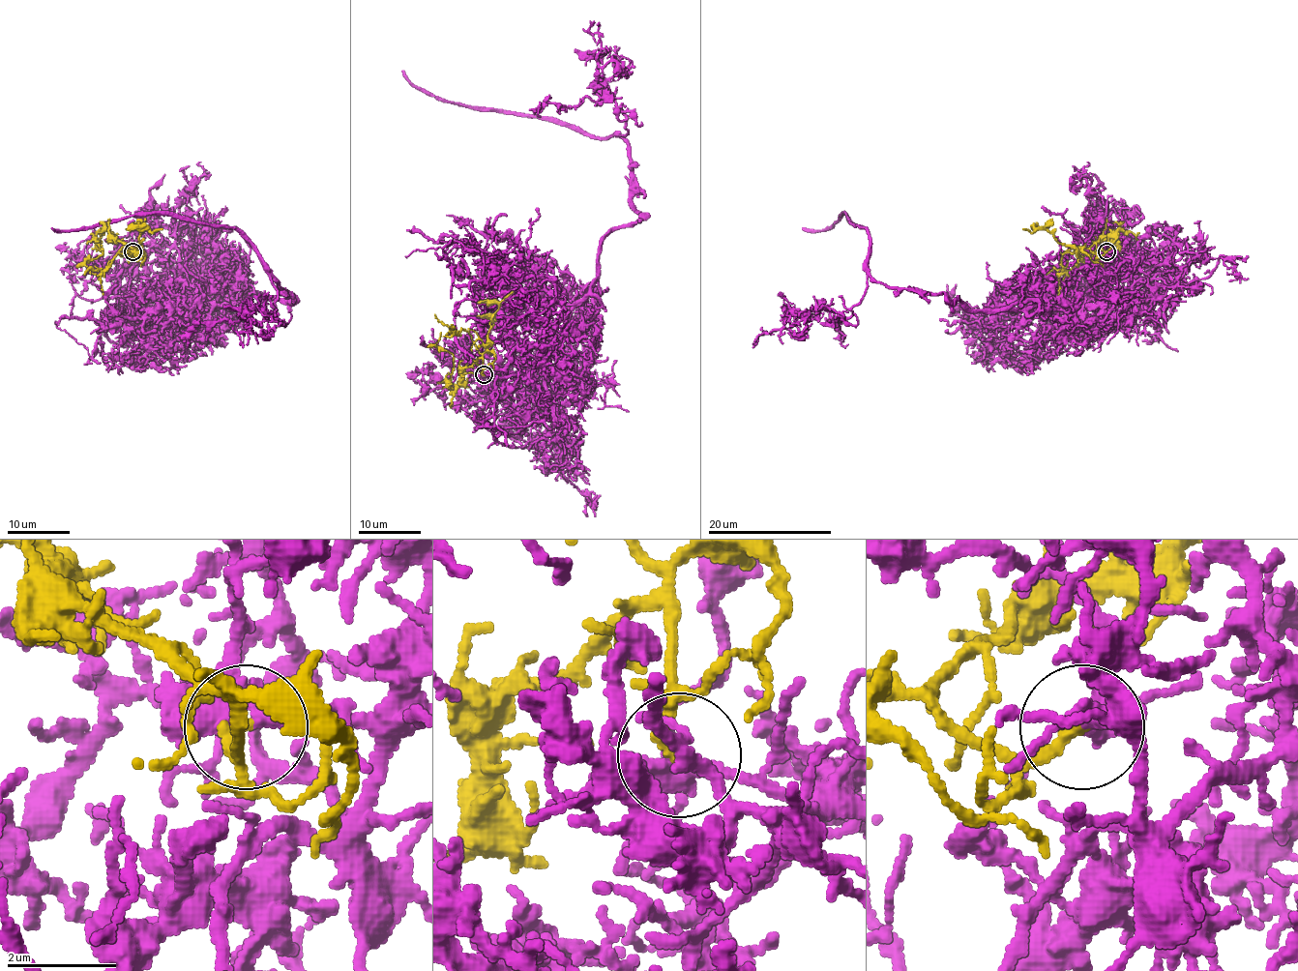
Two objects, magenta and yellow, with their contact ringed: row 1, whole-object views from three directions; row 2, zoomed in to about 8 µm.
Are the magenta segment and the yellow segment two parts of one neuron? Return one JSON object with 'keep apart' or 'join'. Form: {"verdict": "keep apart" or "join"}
{"verdict": "join"}

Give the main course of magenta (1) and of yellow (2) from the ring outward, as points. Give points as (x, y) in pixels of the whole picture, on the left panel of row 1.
1: (133, 252), (189, 266), (203, 308), (252, 309), (288, 299), (257, 249), (226, 225), (134, 214), (51, 227)
2: (133, 252), (132, 255), (132, 249), (106, 230), (96, 235), (103, 253), (85, 261), (90, 274)

